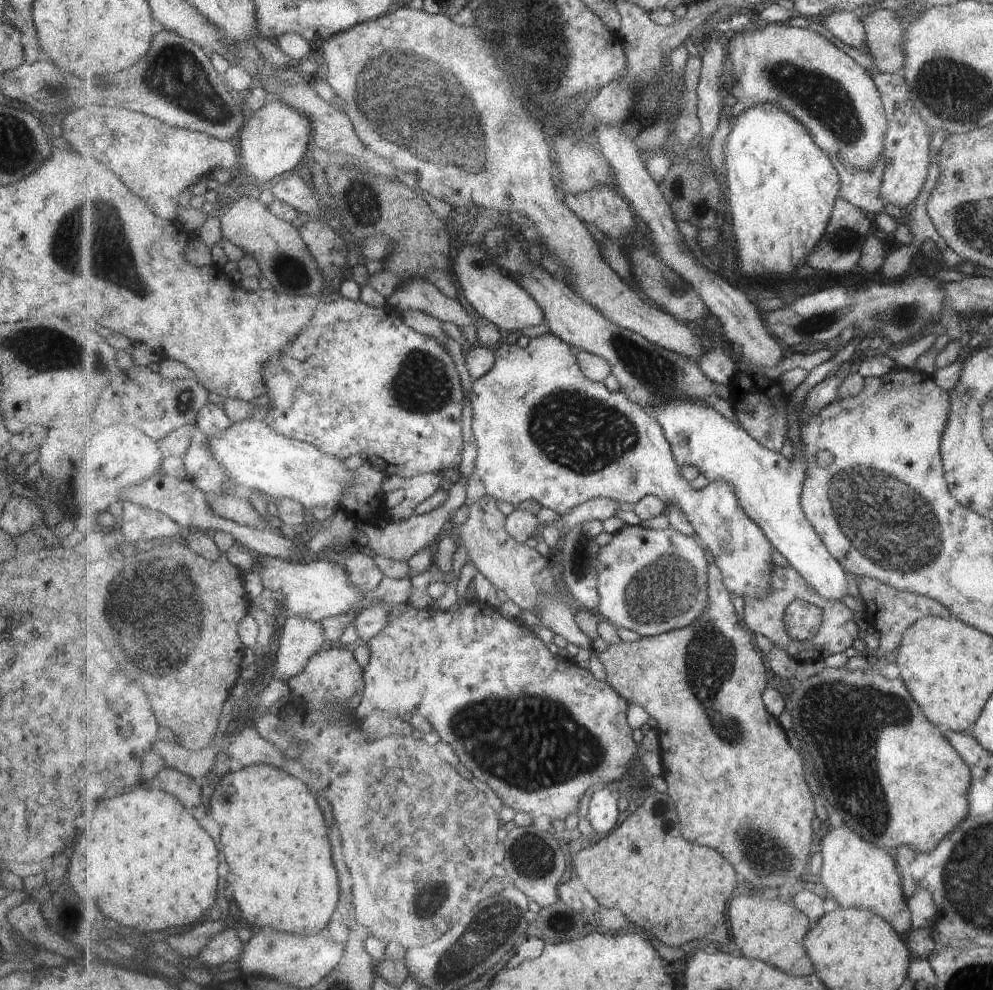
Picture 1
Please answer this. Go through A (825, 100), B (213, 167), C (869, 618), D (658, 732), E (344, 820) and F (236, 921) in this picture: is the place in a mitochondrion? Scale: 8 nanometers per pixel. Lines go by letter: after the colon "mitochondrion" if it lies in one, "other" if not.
A: mitochondrion
B: other
C: other
D: other
E: other
F: other

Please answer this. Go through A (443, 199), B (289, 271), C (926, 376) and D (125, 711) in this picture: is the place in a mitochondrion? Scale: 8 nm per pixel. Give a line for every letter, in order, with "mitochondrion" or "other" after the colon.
A: other
B: mitochondrion
C: other
D: other

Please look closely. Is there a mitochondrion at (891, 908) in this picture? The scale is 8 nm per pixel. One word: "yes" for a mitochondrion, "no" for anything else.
no

